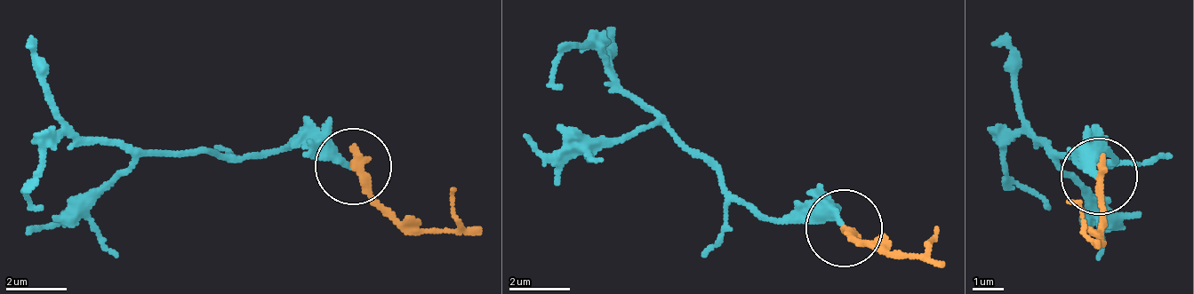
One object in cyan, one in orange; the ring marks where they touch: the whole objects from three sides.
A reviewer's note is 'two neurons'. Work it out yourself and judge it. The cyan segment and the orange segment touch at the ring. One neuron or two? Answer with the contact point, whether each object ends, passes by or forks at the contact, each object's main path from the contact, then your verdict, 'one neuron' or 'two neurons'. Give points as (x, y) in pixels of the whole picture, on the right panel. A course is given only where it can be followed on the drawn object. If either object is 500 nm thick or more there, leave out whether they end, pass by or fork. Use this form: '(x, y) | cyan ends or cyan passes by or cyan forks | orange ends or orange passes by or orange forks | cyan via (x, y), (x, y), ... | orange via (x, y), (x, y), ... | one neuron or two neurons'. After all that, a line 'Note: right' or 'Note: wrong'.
(1099, 176) | cyan ends | orange ends | cyan via (1094, 173), (1098, 157), (1115, 162), (1020, 134), (1004, 171), (1050, 210) | orange via (1101, 173), (1095, 228), (1101, 245), (1063, 200) | one neuron
Note: wrong

